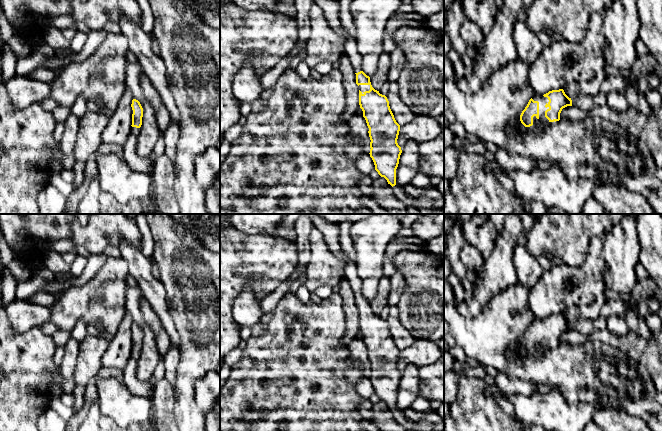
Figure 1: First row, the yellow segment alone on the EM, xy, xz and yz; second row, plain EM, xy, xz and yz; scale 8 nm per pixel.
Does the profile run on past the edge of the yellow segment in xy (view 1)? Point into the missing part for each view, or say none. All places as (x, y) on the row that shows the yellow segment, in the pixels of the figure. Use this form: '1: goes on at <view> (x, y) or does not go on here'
1: goes on at xy (141, 164)

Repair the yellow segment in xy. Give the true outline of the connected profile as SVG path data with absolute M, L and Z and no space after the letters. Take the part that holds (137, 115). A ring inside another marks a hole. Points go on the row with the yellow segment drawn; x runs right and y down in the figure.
M136 99L132 100L131 107L133 110L132 127L127 140L123 144L124 160L133 170L151 174L154 170L154 157L152 155L141 157L136 152L136 143L142 125L143 108Z

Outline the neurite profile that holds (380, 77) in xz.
M383 52L378 61L378 68L376 73L370 77L372 87L379 91L384 83L388 81L388 72L391 67L391 60L389 54Z

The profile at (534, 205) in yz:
M527 200L531 212L530 214L547 214L547 207L544 206L541 202L539 201L532 201L532 200Z

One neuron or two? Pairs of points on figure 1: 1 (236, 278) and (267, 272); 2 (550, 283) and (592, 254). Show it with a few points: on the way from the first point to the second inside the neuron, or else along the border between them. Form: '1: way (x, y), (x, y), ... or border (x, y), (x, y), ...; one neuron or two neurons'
1: way (244, 272), (259, 272); one neuron
2: way (562, 278), (569, 274), (578, 274), (586, 266); one neuron

